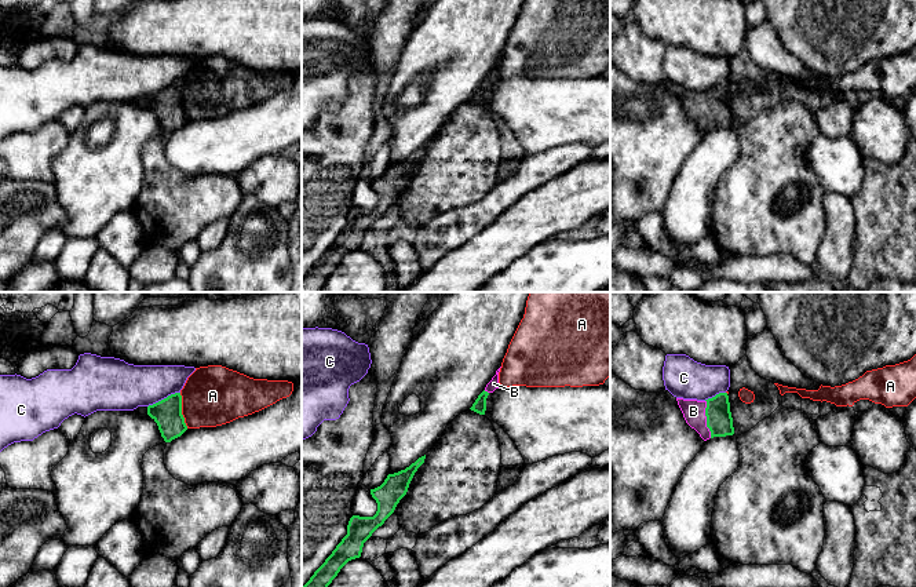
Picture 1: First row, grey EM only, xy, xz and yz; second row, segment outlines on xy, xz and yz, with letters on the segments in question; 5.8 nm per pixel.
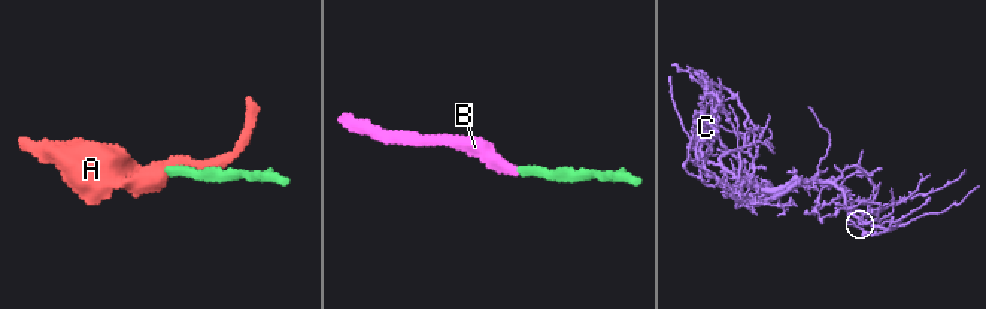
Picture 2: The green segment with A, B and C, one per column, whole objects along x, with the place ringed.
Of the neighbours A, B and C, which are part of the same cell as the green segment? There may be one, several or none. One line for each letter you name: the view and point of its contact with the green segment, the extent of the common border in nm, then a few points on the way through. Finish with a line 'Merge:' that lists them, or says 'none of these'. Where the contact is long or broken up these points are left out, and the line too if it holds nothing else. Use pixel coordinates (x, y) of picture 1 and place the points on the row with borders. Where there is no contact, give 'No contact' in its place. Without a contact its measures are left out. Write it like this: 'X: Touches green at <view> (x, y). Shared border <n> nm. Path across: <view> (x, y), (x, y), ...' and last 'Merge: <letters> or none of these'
B: Touches green at yz (707, 419). Shared border 220 nm. Path across: yz (719, 420), (707, 419), (693, 411)
Merge: B

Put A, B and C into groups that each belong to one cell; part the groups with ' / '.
A / B / C

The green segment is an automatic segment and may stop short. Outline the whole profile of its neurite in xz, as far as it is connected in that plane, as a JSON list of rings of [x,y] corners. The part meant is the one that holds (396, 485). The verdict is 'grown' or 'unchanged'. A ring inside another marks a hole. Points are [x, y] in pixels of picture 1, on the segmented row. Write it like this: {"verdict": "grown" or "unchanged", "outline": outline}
{"verdict": "unchanged", "outline": [[[426,455],[405,470],[388,474],[380,486],[371,489],[377,503],[376,514],[373,517],[353,515],[347,525],[347,535],[303,587],[328,587],[348,561],[361,557],[364,543],[394,513],[424,459]]]}

